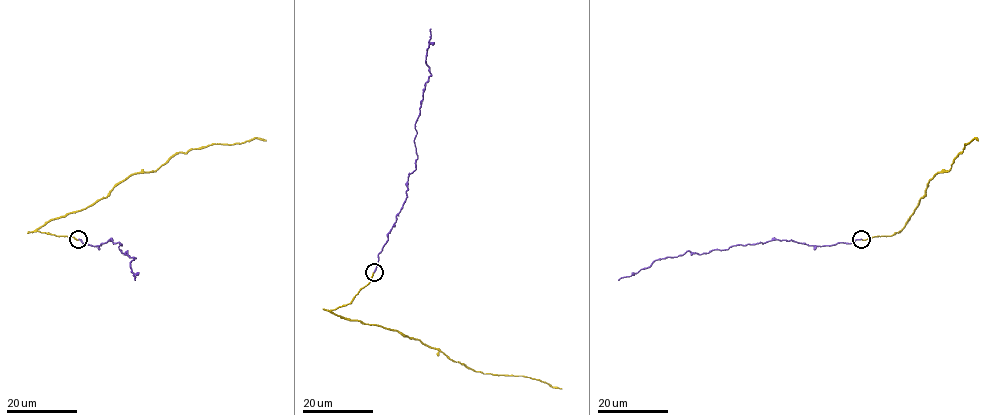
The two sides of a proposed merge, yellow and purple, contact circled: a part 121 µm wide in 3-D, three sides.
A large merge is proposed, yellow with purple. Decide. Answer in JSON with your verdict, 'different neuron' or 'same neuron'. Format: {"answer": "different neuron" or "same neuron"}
{"answer": "same neuron"}

